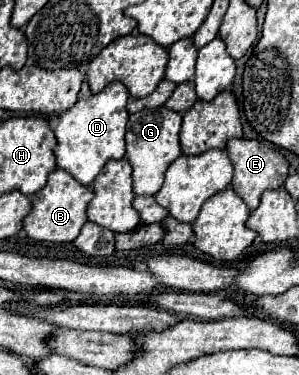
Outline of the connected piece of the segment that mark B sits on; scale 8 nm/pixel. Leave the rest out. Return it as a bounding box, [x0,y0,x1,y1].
[23,169,93,243]

